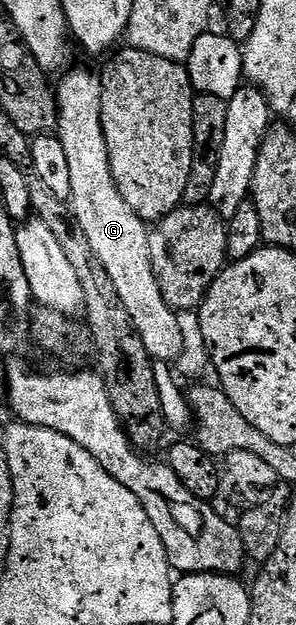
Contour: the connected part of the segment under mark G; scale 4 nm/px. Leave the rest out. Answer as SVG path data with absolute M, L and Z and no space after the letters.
M69 70L56 82L56 136L60 144L64 144L72 180L68 199L70 211L80 228L84 228L84 236L88 236L88 244L92 246L96 260L104 264L104 272L108 272L108 280L112 280L112 288L116 288L116 296L120 298L124 312L128 312L134 331L140 336L151 359L174 364L181 352L177 313L164 300L160 284L152 272L147 223L120 196L112 176L102 127L102 78L90 70Z

